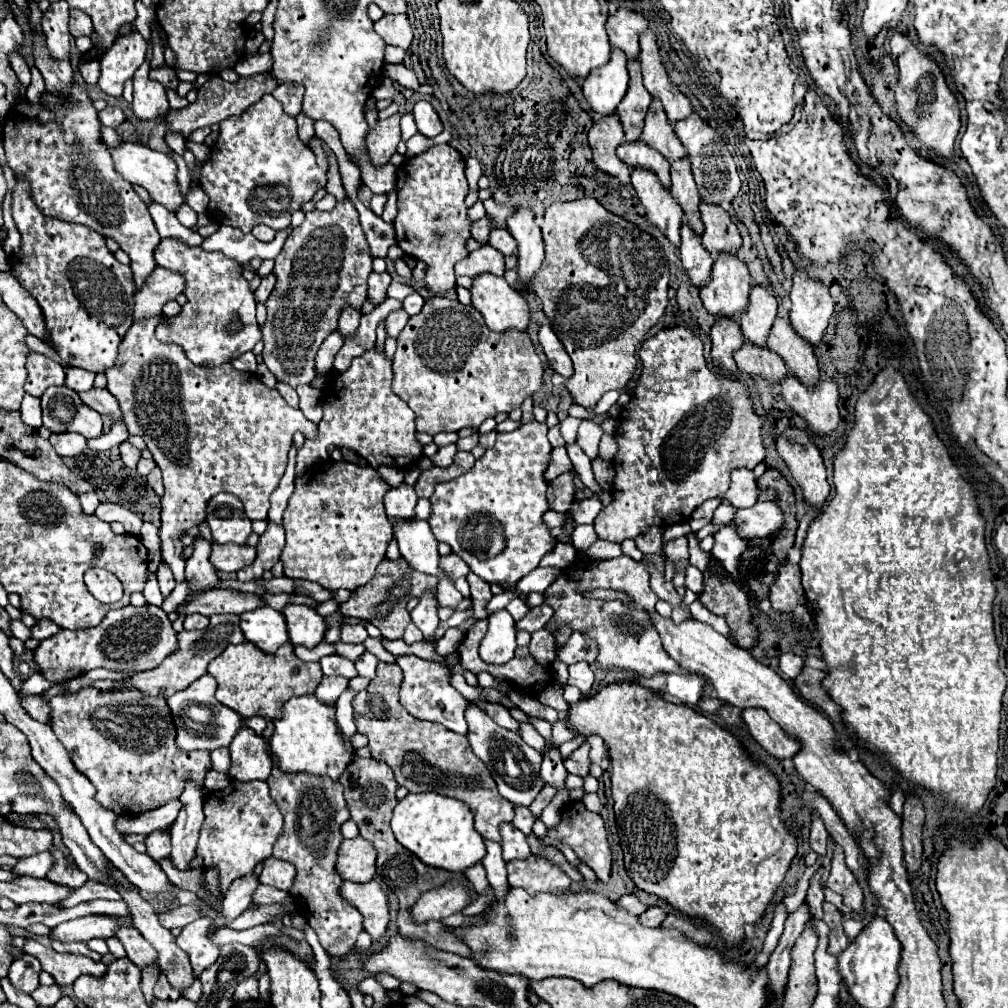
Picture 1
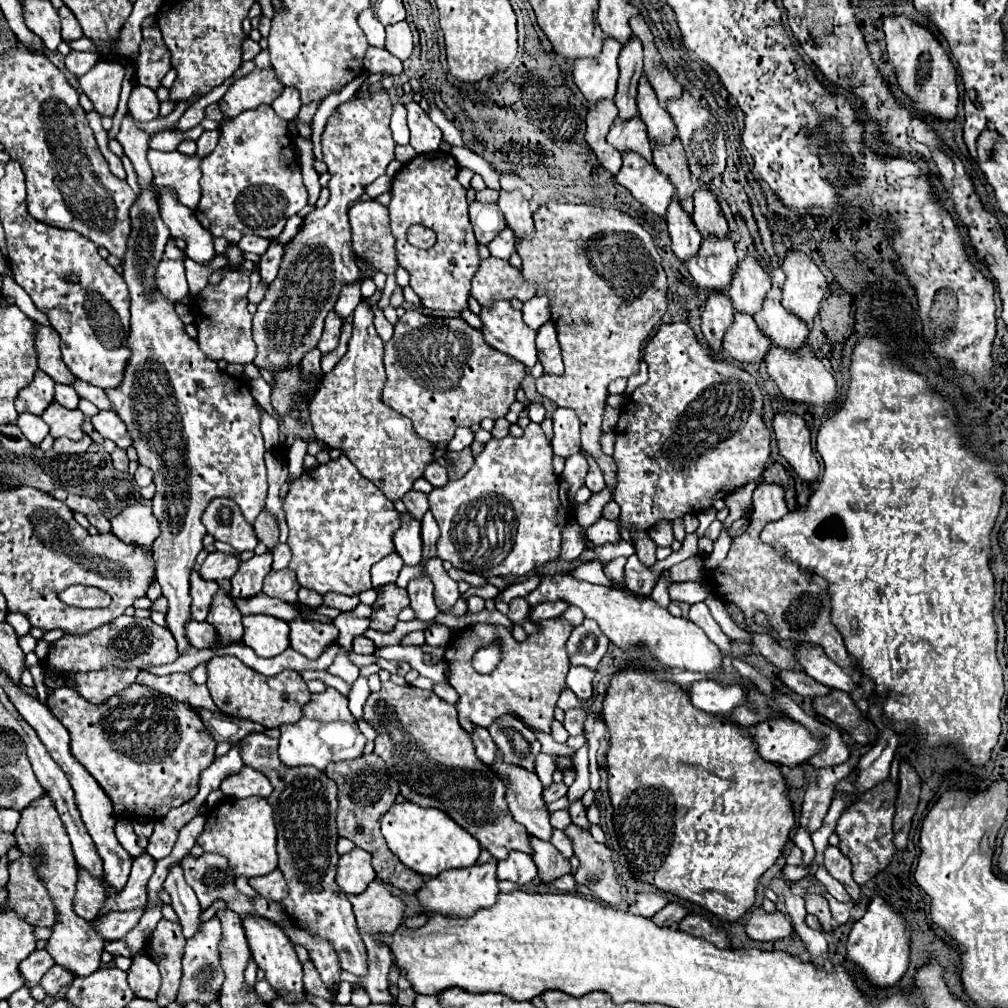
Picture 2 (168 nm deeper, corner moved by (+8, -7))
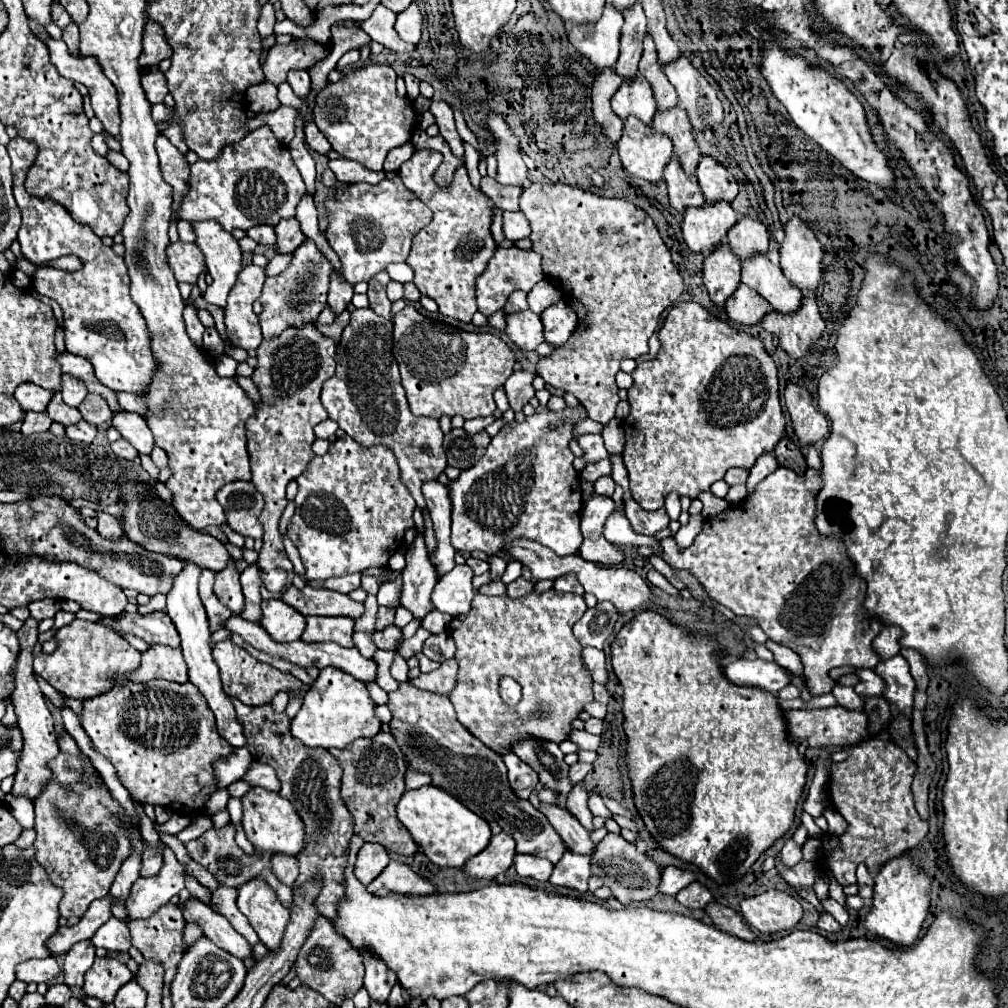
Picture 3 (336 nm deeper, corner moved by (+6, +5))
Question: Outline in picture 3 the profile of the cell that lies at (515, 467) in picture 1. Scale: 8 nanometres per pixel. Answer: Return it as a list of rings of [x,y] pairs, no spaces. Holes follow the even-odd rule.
[[[542,411],[542,413],[534,413],[532,417],[526,417],[522,423],[508,423],[500,429],[498,435],[492,437],[490,445],[486,447],[486,453],[480,457],[480,461],[462,471],[456,479],[452,479],[448,483],[448,495],[450,495],[450,501],[452,501],[452,545],[456,551],[460,553],[472,553],[472,551],[484,551],[486,555],[498,555],[502,551],[504,545],[512,543],[514,539],[520,539],[520,537],[526,537],[530,541],[536,541],[536,543],[542,543],[544,547],[552,549],[556,555],[560,557],[566,557],[566,555],[576,555],[580,545],[582,545],[582,531],[580,531],[580,515],[578,511],[582,509],[582,491],[580,491],[580,477],[578,477],[578,471],[572,467],[572,461],[574,461],[574,455],[570,453],[568,449],[568,443],[574,439],[574,435],[570,435],[570,427],[574,425],[574,411],[560,411],[560,413],[552,413],[552,411]]]

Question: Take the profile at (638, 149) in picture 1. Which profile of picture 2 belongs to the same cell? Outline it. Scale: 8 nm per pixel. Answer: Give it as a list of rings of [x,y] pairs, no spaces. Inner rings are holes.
[[[632,117],[628,121],[616,119],[608,133],[608,143],[616,147],[620,153],[636,151],[648,161],[652,159],[652,147],[648,139],[648,131],[644,127],[644,121],[640,117]]]

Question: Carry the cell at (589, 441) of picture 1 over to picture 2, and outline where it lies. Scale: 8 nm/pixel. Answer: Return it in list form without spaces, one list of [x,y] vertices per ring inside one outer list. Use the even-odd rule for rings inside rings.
[[[582,451],[582,455],[584,455],[584,457],[588,459],[588,463],[590,463],[590,473],[586,475],[586,487],[588,487],[592,493],[598,493],[598,491],[602,491],[602,489],[606,487],[606,483],[604,483],[604,479],[602,479],[602,471],[600,471],[600,467],[594,463],[594,459],[588,457],[588,453]]]

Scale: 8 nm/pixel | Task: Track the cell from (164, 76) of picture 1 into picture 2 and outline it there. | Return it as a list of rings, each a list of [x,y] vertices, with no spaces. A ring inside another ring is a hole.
[[[148,17],[142,23],[140,55],[136,59],[136,81],[150,89],[158,89],[162,77],[170,71],[170,51],[162,41],[156,17]]]

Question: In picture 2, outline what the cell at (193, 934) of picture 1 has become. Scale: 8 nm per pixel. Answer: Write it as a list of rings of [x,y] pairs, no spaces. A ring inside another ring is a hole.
[[[212,917],[210,921],[202,923],[202,929],[198,935],[194,935],[192,939],[186,941],[186,953],[182,959],[182,983],[180,983],[180,991],[176,995],[176,1001],[180,1005],[186,1005],[190,1001],[196,1001],[200,1005],[208,1005],[220,999],[220,987],[224,983],[224,971],[220,971],[220,951],[218,951],[218,943],[220,943],[220,921],[218,917]]]

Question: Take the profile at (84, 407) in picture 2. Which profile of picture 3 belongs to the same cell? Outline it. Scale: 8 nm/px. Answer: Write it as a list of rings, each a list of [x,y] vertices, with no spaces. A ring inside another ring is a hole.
[[[94,393],[86,395],[86,399],[80,403],[78,411],[82,413],[82,419],[92,425],[102,425],[108,419],[112,419],[112,411],[110,411],[106,399],[100,395],[94,395]]]

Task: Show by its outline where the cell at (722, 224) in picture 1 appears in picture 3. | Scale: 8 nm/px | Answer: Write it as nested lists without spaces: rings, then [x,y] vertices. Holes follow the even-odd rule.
[[[704,157],[696,169],[696,177],[702,189],[702,195],[708,203],[718,203],[718,201],[732,203],[734,201],[738,193],[736,179],[718,161]]]

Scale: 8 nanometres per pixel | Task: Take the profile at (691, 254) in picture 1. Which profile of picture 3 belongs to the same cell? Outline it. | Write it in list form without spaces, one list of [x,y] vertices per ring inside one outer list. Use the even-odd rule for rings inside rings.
[[[676,157],[670,159],[666,165],[664,181],[668,183],[668,197],[670,205],[682,215],[688,207],[702,207],[706,201],[702,199],[702,191],[698,191],[698,181],[690,179]]]

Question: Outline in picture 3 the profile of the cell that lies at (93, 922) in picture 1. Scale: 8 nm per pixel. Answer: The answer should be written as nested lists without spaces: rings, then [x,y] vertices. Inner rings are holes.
[[[168,845],[162,849],[164,865],[158,875],[154,877],[140,877],[124,903],[124,909],[130,919],[146,919],[150,917],[158,907],[170,901],[170,897],[178,895],[180,889],[184,889],[184,871],[182,865],[174,859],[174,853]]]

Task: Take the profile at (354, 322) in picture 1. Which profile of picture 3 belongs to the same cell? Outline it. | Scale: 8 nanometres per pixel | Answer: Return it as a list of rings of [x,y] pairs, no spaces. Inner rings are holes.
[[[398,177],[396,181],[384,179],[378,185],[356,183],[338,189],[336,195],[326,201],[326,207],[330,211],[326,231],[328,243],[340,257],[340,275],[350,285],[372,279],[390,263],[406,261],[412,237],[432,221],[432,211],[406,191]]]

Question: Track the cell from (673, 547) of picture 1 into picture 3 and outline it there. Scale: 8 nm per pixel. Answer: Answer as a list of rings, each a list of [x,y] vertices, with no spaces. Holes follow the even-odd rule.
[[[674,493],[666,495],[664,509],[666,509],[666,513],[672,521],[678,521],[678,517],[680,517],[680,499],[678,499],[678,495],[674,495]]]

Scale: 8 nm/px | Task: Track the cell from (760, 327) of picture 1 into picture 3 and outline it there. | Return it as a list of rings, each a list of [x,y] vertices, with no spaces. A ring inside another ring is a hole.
[[[740,217],[726,239],[732,253],[740,261],[752,259],[756,255],[766,255],[768,251],[768,231],[756,217]]]

